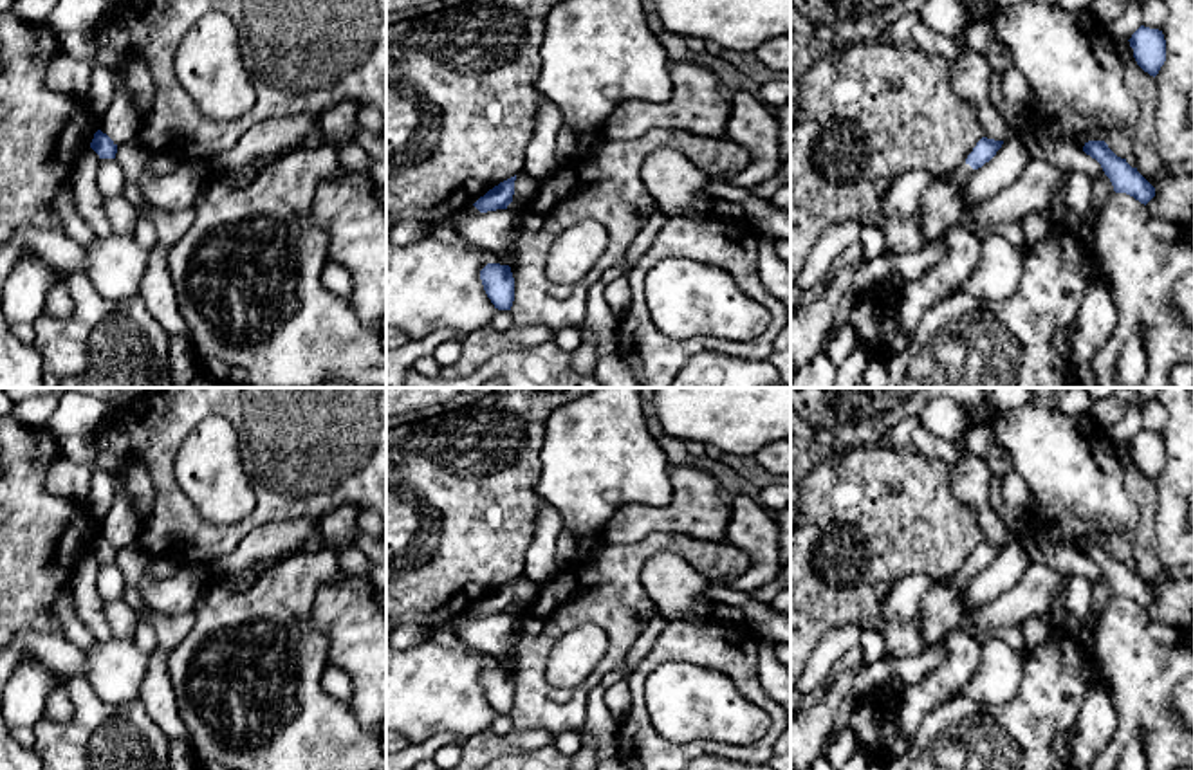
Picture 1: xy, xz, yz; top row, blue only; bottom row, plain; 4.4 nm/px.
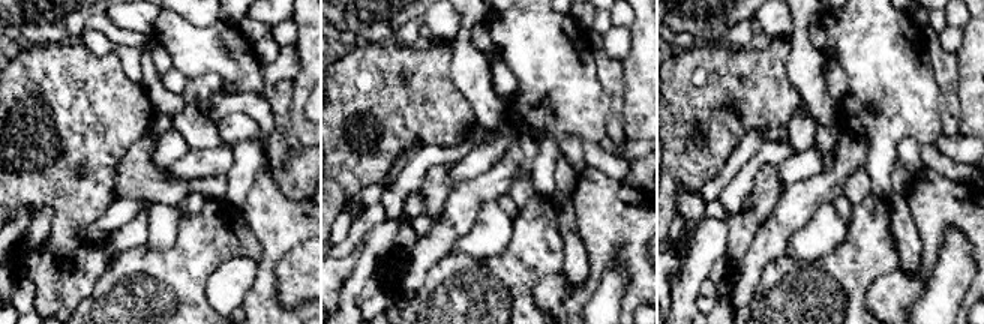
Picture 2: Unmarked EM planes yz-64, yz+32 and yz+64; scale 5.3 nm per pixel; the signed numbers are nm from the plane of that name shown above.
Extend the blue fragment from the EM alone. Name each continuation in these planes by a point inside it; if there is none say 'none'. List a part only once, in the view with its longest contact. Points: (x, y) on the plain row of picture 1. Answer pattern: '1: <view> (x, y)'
1: yz (959, 579)

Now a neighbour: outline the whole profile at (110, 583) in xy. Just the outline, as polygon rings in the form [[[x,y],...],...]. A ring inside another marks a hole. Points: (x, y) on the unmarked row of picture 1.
[[[101,563],[97,591],[105,602],[125,599],[125,577],[116,563]]]

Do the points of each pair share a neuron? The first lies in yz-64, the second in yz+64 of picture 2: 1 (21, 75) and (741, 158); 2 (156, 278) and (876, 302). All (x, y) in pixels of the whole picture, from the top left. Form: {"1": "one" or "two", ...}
{"1": "two", "2": "two"}

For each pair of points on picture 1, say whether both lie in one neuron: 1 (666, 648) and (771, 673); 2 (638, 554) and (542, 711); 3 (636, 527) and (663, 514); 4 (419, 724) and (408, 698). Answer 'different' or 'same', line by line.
1: different
2: same
3: same
4: same

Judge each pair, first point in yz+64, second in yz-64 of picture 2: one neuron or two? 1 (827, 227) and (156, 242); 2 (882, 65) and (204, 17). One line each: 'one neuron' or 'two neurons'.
1: one neuron
2: two neurons

